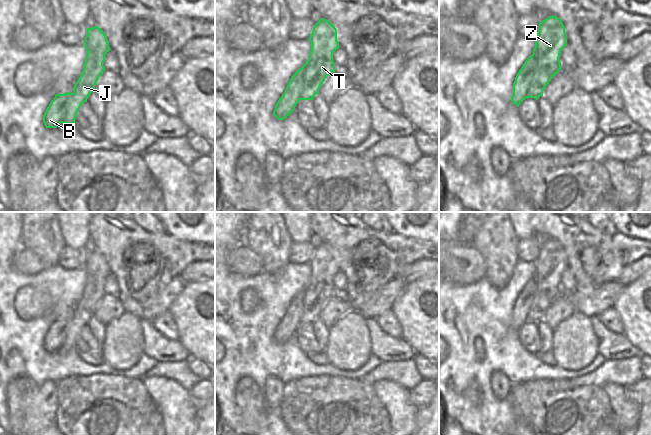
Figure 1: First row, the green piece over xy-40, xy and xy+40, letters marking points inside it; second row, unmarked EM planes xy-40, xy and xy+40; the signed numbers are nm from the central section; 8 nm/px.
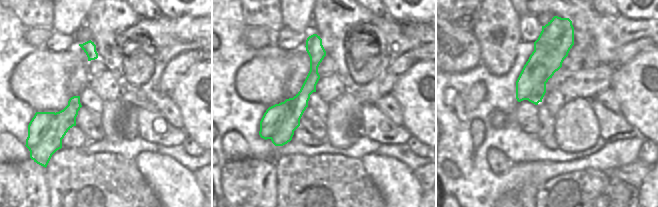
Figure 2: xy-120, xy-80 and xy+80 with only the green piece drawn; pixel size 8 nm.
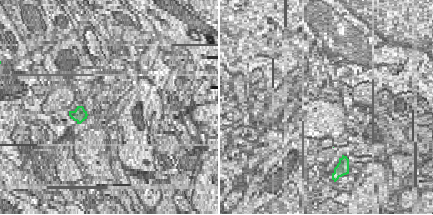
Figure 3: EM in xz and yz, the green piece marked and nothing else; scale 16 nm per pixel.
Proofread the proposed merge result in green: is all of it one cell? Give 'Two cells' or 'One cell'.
Two cells

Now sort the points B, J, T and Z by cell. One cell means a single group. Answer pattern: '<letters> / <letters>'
B / J T Z

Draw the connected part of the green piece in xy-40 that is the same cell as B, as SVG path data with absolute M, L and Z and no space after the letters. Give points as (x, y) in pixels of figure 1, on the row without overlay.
M70 316L55 319L43 339L43 347L46 352L56 352L62 347L71 321Z

